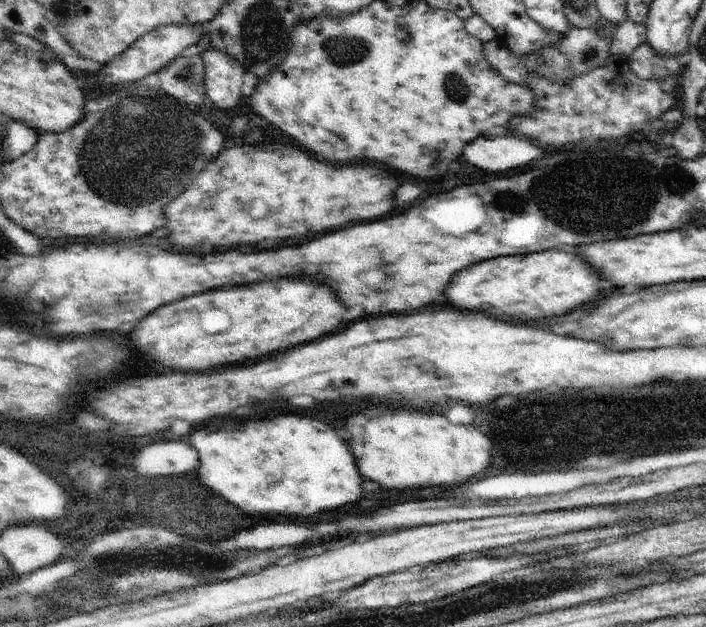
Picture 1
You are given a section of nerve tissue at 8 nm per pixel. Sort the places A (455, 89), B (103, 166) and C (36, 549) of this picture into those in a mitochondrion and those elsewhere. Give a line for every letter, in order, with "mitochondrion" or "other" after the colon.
A: mitochondrion
B: mitochondrion
C: other

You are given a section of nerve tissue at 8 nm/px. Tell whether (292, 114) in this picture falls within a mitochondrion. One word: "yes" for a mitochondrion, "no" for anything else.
no

